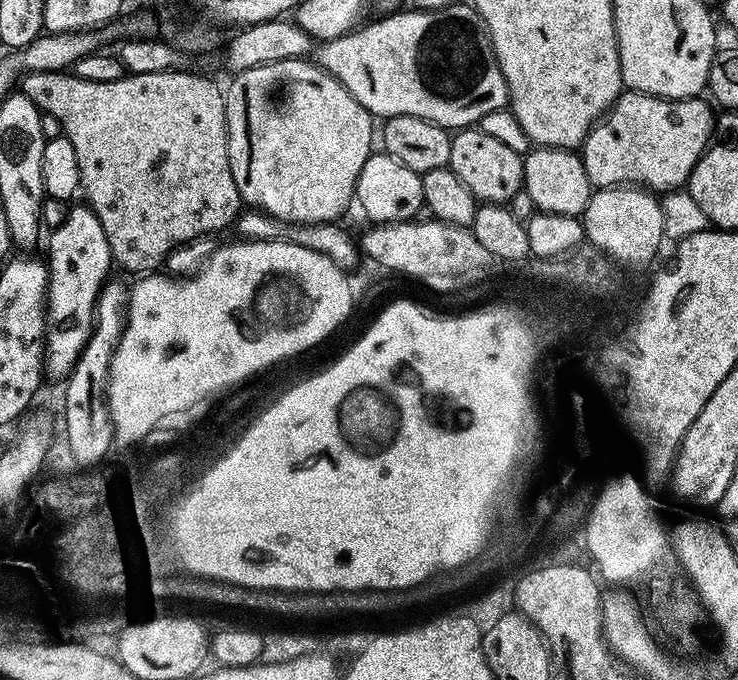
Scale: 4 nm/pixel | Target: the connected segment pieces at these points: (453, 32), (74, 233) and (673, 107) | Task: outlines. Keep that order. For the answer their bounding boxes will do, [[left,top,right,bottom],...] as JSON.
[[315,2,508,130],[44,202,114,382],[582,91,714,194]]

